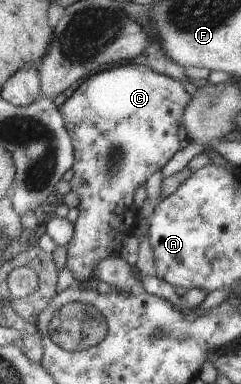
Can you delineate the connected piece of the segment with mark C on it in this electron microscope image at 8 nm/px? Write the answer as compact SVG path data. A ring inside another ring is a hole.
M125 63L85 77L77 91L60 107L74 147L74 175L69 185L81 199L74 234L66 245L66 267L75 277L75 284L80 285L96 277L95 265L99 261L111 256L119 257L123 240L133 232L138 222L138 210L133 207L136 189L145 186L153 173L161 170L177 151L189 145L191 139L183 123L183 113L191 97L180 81L147 67Z

